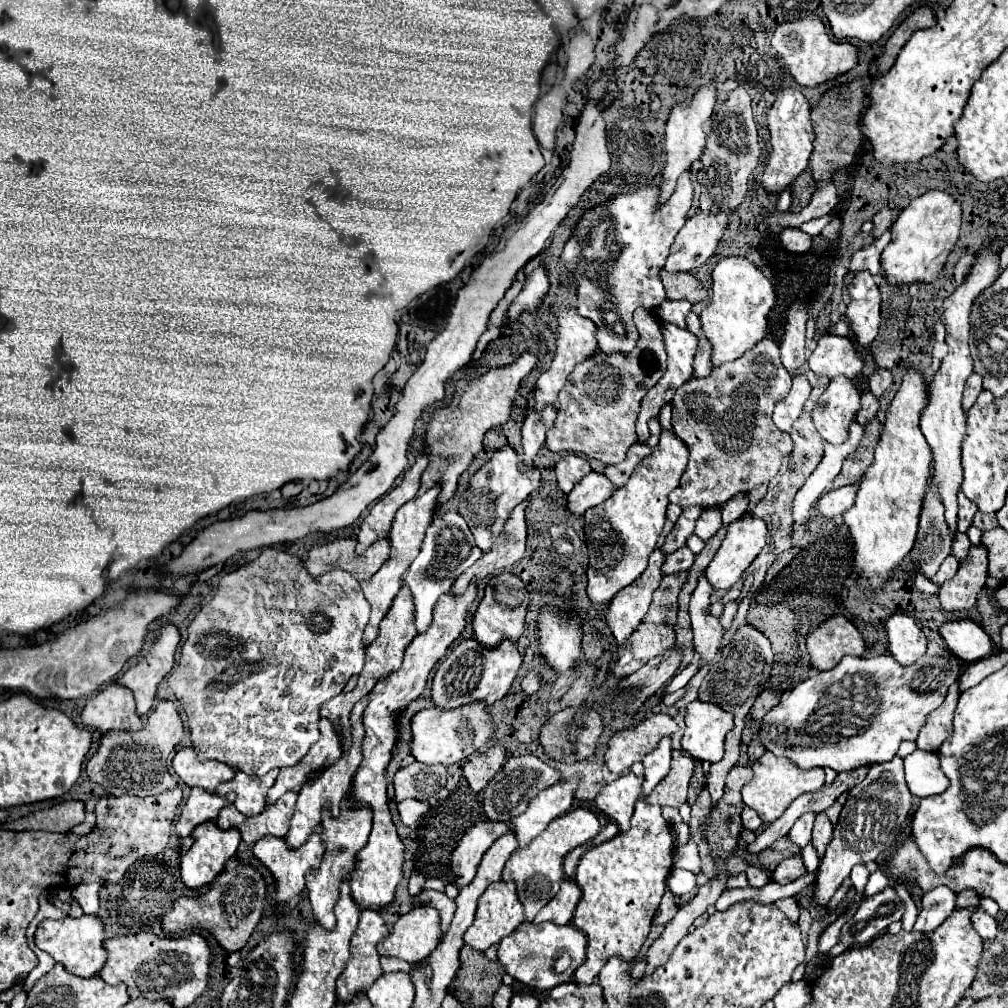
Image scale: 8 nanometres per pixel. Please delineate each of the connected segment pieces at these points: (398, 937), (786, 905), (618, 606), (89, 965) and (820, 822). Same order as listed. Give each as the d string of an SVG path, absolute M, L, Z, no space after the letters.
M416 906L400 916L392 932L378 944L380 956L396 956L416 964L430 956L440 938L440 914L428 906Z
M780 898L780 900L776 900L774 904L788 916L788 920L790 920L792 924L798 922L798 918L800 918L800 902L798 902L796 898Z
M656 548L650 554L646 572L642 572L642 576L638 580L634 580L634 584L630 584L630 588L624 588L622 592L618 592L618 596L614 596L614 600L610 602L604 616L606 616L606 622L612 630L618 646L638 628L644 614L648 612L652 592L658 588L658 584L662 580L662 574L660 574L662 562L664 562L664 556Z
M82 916L78 920L66 918L66 920L44 920L36 934L34 942L40 950L48 952L58 964L62 964L70 974L80 978L94 976L102 964L106 962L106 950L102 948L102 936L104 936L104 924L98 916Z
M818 814L814 820L814 830L812 830L812 844L816 846L818 854L824 856L826 844L830 844L830 836L832 836L832 824L826 816Z

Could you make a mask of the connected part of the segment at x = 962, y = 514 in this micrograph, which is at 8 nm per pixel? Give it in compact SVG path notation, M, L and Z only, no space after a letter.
M960 490L960 494L958 494L958 532L966 532L970 528L976 510L978 508L974 508L972 502L968 502Z

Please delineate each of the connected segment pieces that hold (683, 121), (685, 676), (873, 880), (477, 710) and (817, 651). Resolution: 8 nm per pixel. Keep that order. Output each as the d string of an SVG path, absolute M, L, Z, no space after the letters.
M712 80L710 84L702 86L696 96L694 96L694 102L690 102L688 106L676 106L666 122L666 134L664 134L664 152L666 152L666 164L664 164L664 170L660 174L660 198L658 202L664 204L672 192L674 192L674 186L676 186L676 180L682 172L690 170L692 164L696 160L702 158L704 154L704 146L706 146L706 132L708 132L708 122L710 122L710 116L712 116L712 108L716 104L716 90L714 90L714 84L716 80Z
M694 660L692 664L688 664L676 678L672 678L672 682L670 682L670 686L666 688L666 694L668 692L676 692L676 690L680 690L680 688L684 688L688 682L690 682L690 678L698 672L698 668L700 668L700 660Z
M882 864L876 872L872 872L870 874L870 880L868 880L868 884L866 884L866 890L864 890L864 898L866 896L874 896L874 894L878 894L878 892L882 892L886 886L894 886L896 882L890 878L890 876L886 876L886 866Z
M464 704L456 710L438 710L428 708L420 710L410 720L412 730L412 742L410 742L410 754L416 758L416 762L422 764L444 764L452 766L462 762L466 756L478 752L494 734L492 718L486 712L486 704Z
M832 616L818 626L806 638L806 646L816 670L832 670L844 656L862 656L866 650L862 634L844 616Z

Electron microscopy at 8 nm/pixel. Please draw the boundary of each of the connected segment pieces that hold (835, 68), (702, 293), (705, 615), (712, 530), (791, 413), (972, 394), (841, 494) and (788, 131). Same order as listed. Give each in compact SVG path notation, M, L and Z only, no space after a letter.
M806 14L800 20L784 22L772 36L772 48L784 58L790 74L802 86L820 86L836 76L848 74L858 64L858 50L852 44L838 44L826 34L826 26L816 14Z
M662 270L662 282L664 282L668 300L688 300L690 304L698 304L708 298L708 292L704 290L704 286L688 272L666 274L666 270Z
M700 572L698 576L698 586L696 590L692 592L692 600L690 600L690 618L692 618L692 632L694 632L694 650L700 654L702 658L702 664L708 664L716 652L718 652L718 646L722 642L722 628L720 628L720 622L708 612L710 604L707 604L707 600L710 599L711 593L713 592L710 582L706 580L704 572Z
M706 508L702 512L702 516L696 522L696 530L694 534L702 540L710 540L722 526L722 518L720 518L720 508Z
M796 374L792 378L792 388L790 388L788 396L776 404L774 414L772 414L772 422L776 424L778 430L790 432L794 420L798 420L798 416L802 414L802 408L810 396L810 390L812 390L812 386L806 380L806 376Z
M972 374L966 380L966 386L964 386L964 396L962 396L962 408L964 408L964 412L976 402L976 398L978 398L980 392L982 392L982 376Z
M858 484L846 486L846 488L838 488L838 490L822 494L820 500L818 500L818 504L814 506L814 510L822 518L836 518L836 516L844 514L854 504L856 488L858 488Z
M786 88L778 94L776 102L768 110L768 128L770 128L770 144L772 154L766 164L766 172L762 176L762 186L768 194L780 194L794 184L794 180L808 168L808 158L812 152L814 132L810 122L810 104L802 92Z

